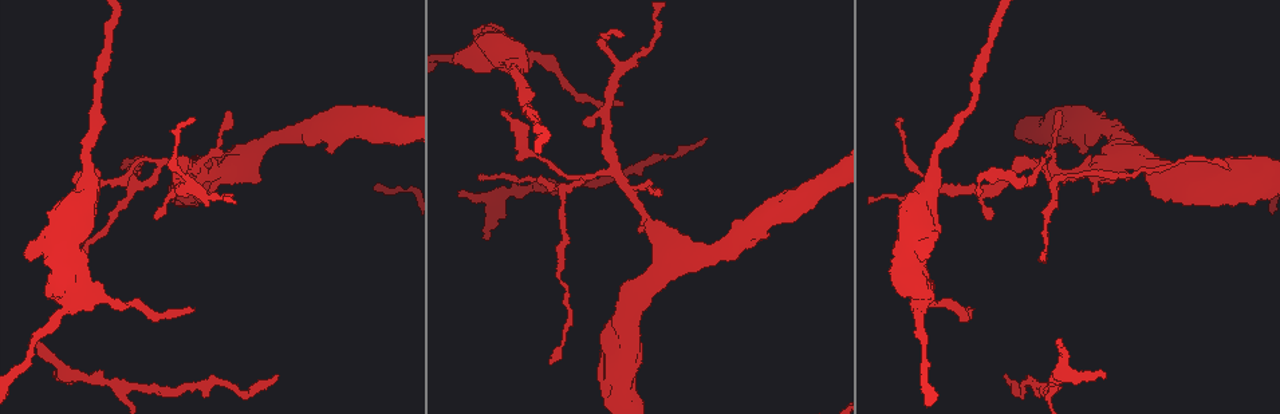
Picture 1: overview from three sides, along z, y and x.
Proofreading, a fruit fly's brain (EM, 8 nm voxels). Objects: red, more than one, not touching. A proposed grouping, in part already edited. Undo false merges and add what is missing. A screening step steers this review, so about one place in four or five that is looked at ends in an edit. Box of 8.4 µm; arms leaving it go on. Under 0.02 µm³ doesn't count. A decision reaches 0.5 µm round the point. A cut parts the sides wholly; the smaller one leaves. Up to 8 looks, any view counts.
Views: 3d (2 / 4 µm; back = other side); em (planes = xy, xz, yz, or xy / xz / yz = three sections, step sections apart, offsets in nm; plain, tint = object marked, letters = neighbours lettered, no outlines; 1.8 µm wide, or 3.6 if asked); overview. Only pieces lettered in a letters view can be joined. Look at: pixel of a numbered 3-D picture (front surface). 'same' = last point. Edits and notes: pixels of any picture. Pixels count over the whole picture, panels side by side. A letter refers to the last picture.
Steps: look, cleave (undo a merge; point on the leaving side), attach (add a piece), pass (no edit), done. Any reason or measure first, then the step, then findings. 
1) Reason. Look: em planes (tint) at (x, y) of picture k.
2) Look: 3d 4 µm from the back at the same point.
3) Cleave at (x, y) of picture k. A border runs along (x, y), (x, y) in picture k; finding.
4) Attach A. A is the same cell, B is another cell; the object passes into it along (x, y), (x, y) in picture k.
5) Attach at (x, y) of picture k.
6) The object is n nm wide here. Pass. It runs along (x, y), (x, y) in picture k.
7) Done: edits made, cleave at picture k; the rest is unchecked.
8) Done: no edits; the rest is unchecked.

Tapers out. Look: 3d 2 µm at (195, 308) of picture 1.

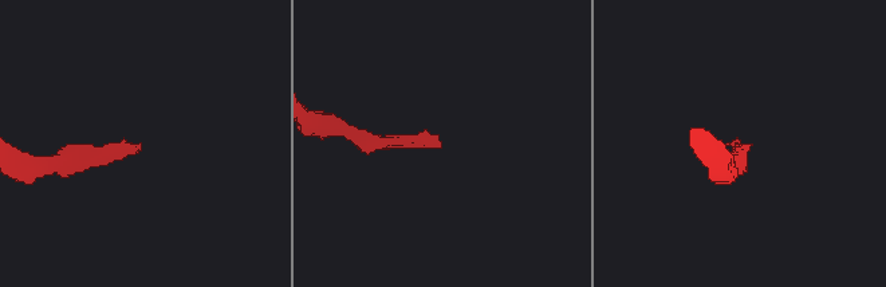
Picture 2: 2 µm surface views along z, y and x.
Now the EM. Look: em planes (letters) at (441, 146) of picture 2.

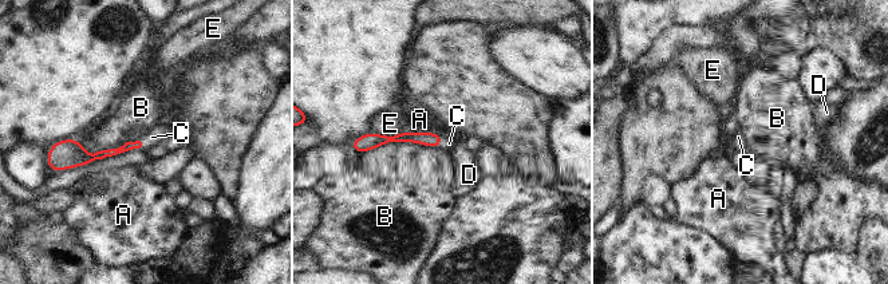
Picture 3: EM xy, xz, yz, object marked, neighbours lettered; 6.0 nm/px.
Attach C. C is the same cell, A, B, D and E are other cells; the object passes into it along (431, 139), (441, 141), (449, 144) in picture 3; the neuron continues.

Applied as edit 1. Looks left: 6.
Thin end. Look: em planes (letters) at (978, 193) of picture 1.

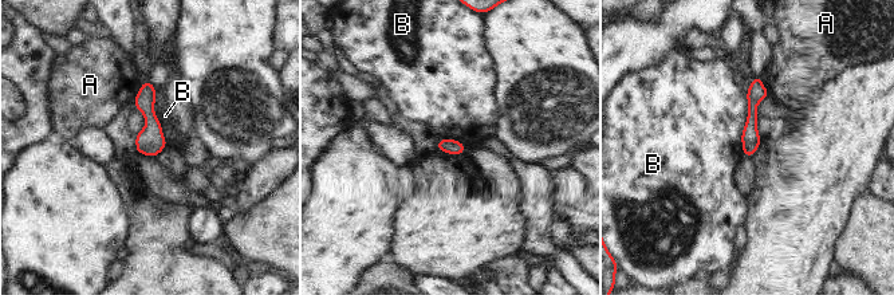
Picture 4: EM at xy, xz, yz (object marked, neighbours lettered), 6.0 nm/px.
The longest contact is with B, 380 nm. Pass. A and B are other cells; a border runs along (745, 93), (741, 154) in picture 4; none of them fits.

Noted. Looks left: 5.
Sharp bend. Look: 3d 2 µm at (618, 172) of picture 1.

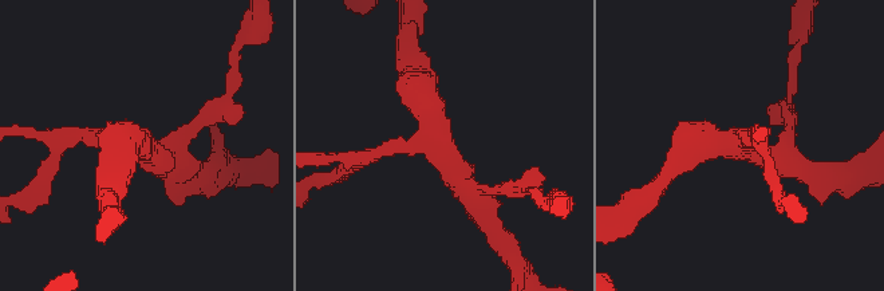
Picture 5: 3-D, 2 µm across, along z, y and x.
4 arms meet here; now the EM. Look: em planes (letters) at (437, 143) of picture 5.

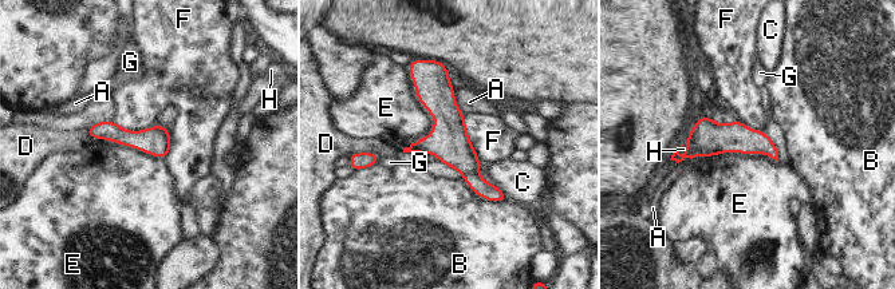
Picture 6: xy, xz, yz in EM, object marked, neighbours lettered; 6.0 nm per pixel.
Pass. A, B, C, D, E, F, G and H are other cells; a border runs along (406, 66), (433, 129), (402, 151) in picture 6; one neuron here.

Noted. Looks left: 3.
Done: edits made, attach at picture 3; the rest is unchecked.

